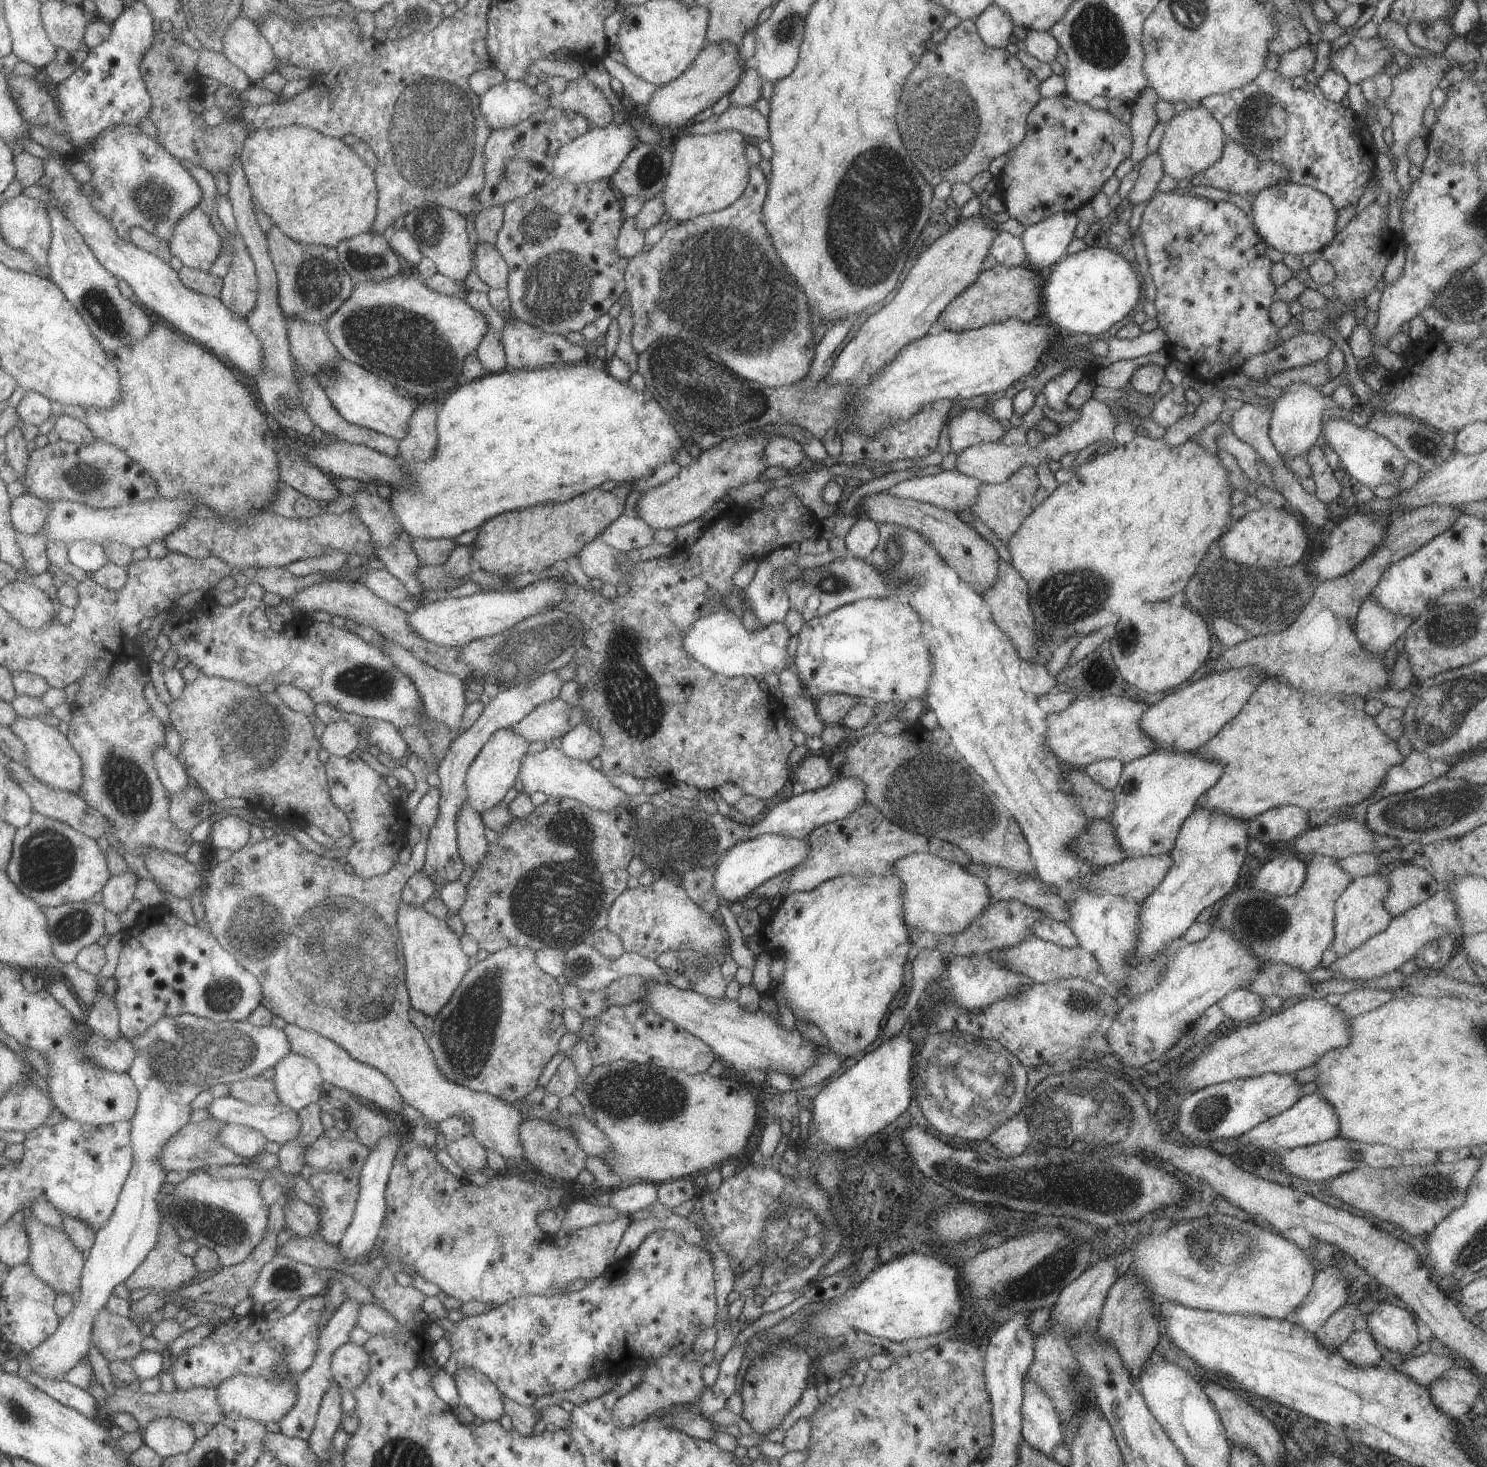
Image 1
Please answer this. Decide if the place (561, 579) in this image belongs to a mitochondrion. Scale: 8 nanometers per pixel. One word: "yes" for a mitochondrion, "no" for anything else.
no

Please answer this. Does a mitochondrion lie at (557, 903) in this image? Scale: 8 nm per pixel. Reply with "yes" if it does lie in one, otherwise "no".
yes

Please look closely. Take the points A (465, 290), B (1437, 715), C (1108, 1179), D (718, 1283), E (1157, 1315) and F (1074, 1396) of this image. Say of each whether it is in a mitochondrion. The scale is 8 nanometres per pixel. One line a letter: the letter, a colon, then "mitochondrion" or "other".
A: other
B: mitochondrion
C: mitochondrion
D: other
E: other
F: mitochondrion

